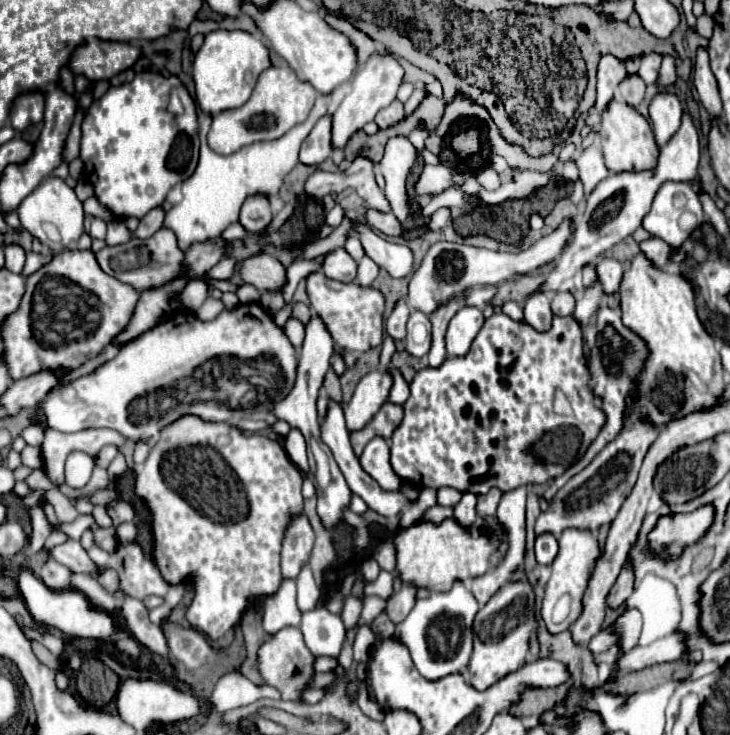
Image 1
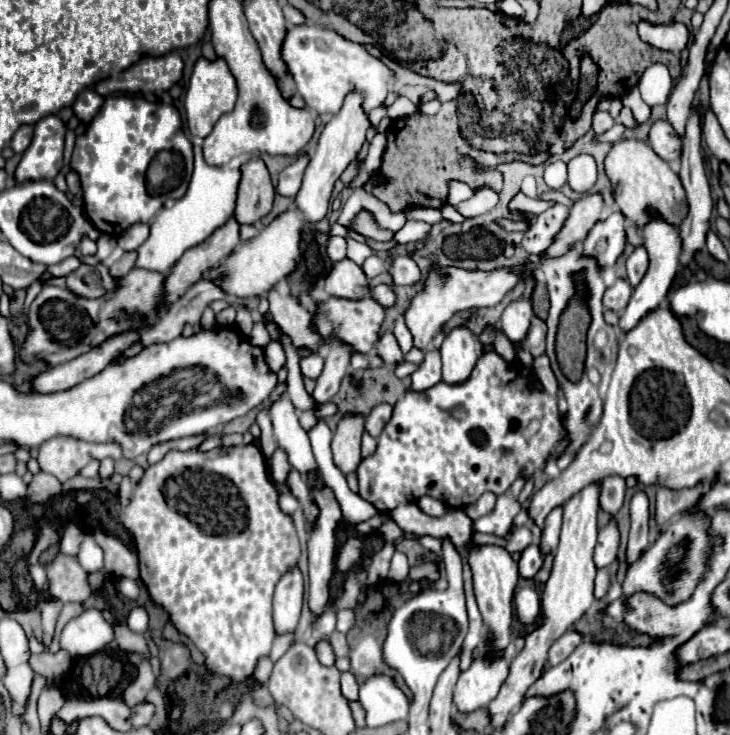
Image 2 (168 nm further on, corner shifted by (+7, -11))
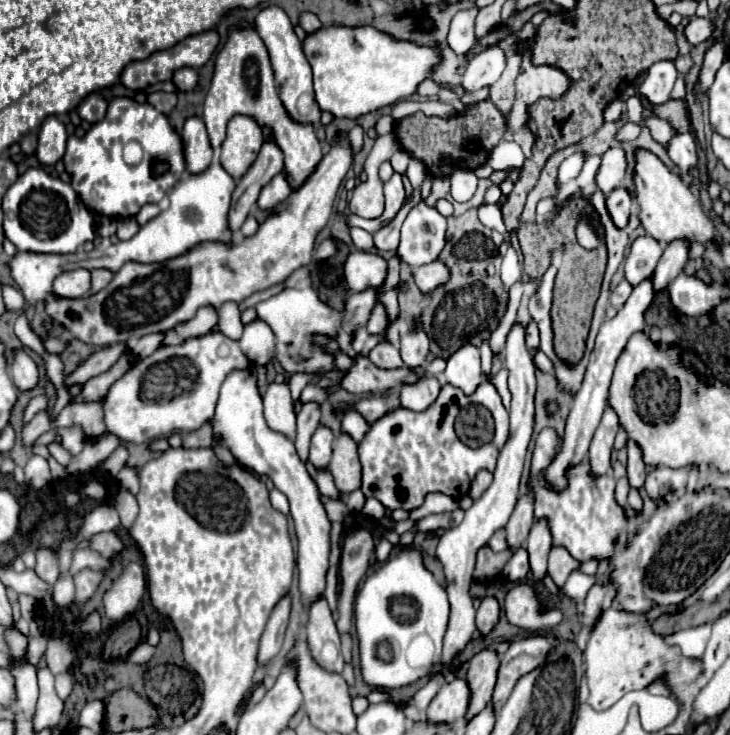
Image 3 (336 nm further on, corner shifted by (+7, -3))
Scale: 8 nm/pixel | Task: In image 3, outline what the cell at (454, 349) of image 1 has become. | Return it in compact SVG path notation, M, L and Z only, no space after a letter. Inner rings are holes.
M465 342L457 352L453 352L447 360L443 380L451 386L461 388L465 394L475 392L477 384L481 384L481 380L483 380L479 348L473 346L471 342Z

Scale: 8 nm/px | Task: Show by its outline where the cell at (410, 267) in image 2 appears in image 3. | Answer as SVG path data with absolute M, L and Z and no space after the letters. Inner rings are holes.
M435 260L431 264L425 264L413 272L413 280L419 286L421 292L433 292L437 286L441 286L449 278L449 270L441 264L441 260Z

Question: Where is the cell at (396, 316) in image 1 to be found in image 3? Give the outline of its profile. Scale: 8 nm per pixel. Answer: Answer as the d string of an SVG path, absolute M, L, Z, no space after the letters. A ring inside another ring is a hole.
M379 340L379 344L367 354L367 358L379 366L379 368L401 368L403 360L401 360L401 352L399 348L395 348L389 340Z

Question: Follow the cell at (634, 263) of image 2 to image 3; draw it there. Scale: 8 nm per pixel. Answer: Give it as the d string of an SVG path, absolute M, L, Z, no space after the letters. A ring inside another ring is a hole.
M639 236L625 258L625 278L629 284L639 284L641 280L649 278L663 254L663 248L651 236Z

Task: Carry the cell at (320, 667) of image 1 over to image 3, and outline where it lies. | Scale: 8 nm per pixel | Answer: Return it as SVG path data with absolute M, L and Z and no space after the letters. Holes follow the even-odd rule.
M321 594L309 606L307 614L307 644L315 662L331 672L343 670L343 656L339 648L339 632L327 606L327 598Z

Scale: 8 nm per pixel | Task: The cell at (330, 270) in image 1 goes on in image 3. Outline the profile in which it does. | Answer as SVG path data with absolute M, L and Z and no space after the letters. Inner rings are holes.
M353 250L343 266L345 284L351 292L361 292L379 286L385 274L387 274L387 262L379 254L361 250Z

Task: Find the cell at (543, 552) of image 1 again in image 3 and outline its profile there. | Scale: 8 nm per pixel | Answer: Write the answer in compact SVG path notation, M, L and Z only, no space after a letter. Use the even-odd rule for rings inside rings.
M521 546L521 548L517 548L517 552L513 554L513 558L505 564L503 576L505 576L509 582L521 582L521 580L527 578L527 572L529 572L529 554L527 554L527 550Z

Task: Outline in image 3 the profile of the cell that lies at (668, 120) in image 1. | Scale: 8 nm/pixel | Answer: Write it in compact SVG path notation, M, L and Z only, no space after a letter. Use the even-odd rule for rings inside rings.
M675 132L667 144L667 154L679 170L697 168L697 150L693 136L689 132Z

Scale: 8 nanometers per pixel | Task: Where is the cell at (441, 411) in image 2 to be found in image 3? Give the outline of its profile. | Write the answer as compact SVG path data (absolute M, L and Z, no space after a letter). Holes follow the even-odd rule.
M483 380L473 394L465 394L451 384L445 384L437 400L423 412L413 412L407 408L397 408L385 414L377 424L373 424L359 442L359 458L363 468L361 490L365 498L377 498L385 508L413 510L419 508L421 500L429 492L443 492L453 500L461 500L469 494L471 482L479 470L495 472L495 462L499 450L509 438L509 412L505 410L501 396L493 382ZM479 402L493 414L495 436L489 444L481 448L465 446L455 434L455 418L461 404Z

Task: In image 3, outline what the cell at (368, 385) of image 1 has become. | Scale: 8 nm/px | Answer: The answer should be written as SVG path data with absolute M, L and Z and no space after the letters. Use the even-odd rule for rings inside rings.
M341 432L341 436L335 438L329 470L335 478L335 486L339 492L351 494L353 490L361 486L361 466L359 466L359 456L357 456L357 442L347 432Z

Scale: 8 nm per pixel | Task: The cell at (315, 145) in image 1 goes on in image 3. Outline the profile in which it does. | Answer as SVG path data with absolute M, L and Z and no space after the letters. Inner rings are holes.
M283 170L277 176L273 176L273 180L261 190L259 194L259 208L263 210L273 210L277 204L285 202L287 196L291 192L291 184L289 184L289 174Z

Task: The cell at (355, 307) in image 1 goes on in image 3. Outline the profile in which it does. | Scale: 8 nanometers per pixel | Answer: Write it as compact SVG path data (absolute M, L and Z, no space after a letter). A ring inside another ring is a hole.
M375 304L373 312L371 312L371 318L367 322L367 332L369 334L383 334L387 324L389 324L389 320L387 320L387 314L385 314L385 306Z

